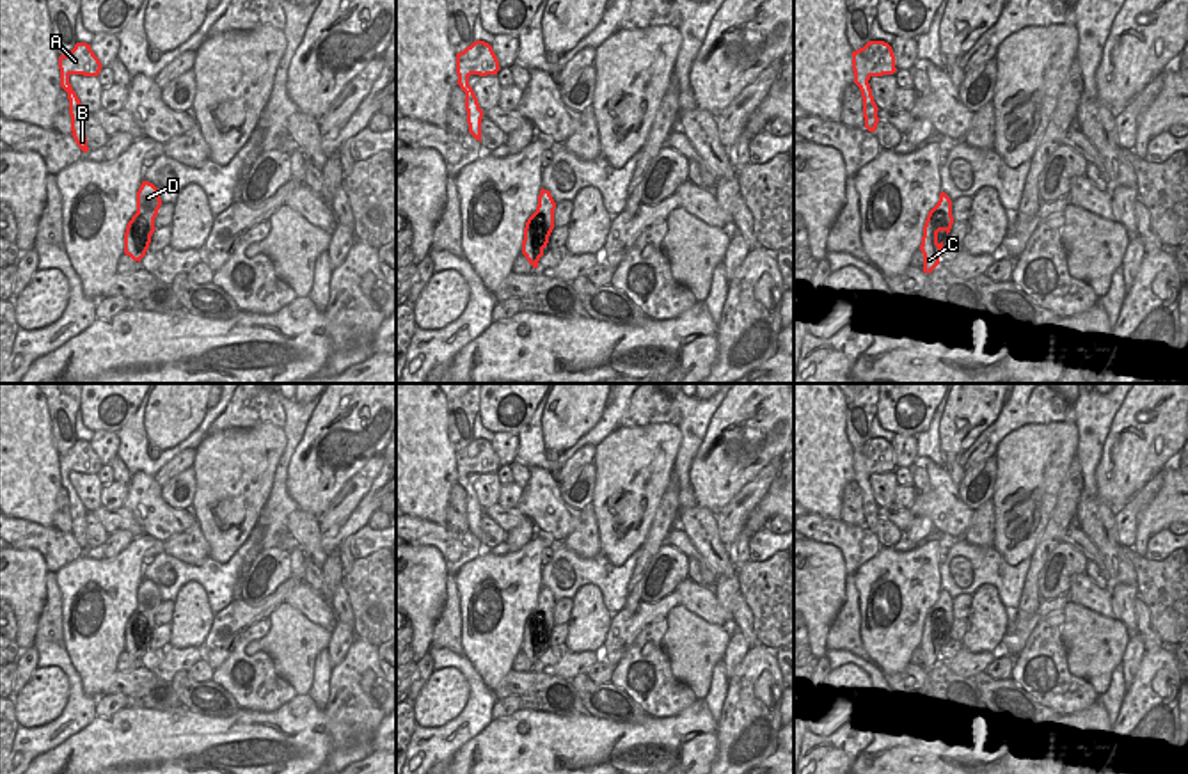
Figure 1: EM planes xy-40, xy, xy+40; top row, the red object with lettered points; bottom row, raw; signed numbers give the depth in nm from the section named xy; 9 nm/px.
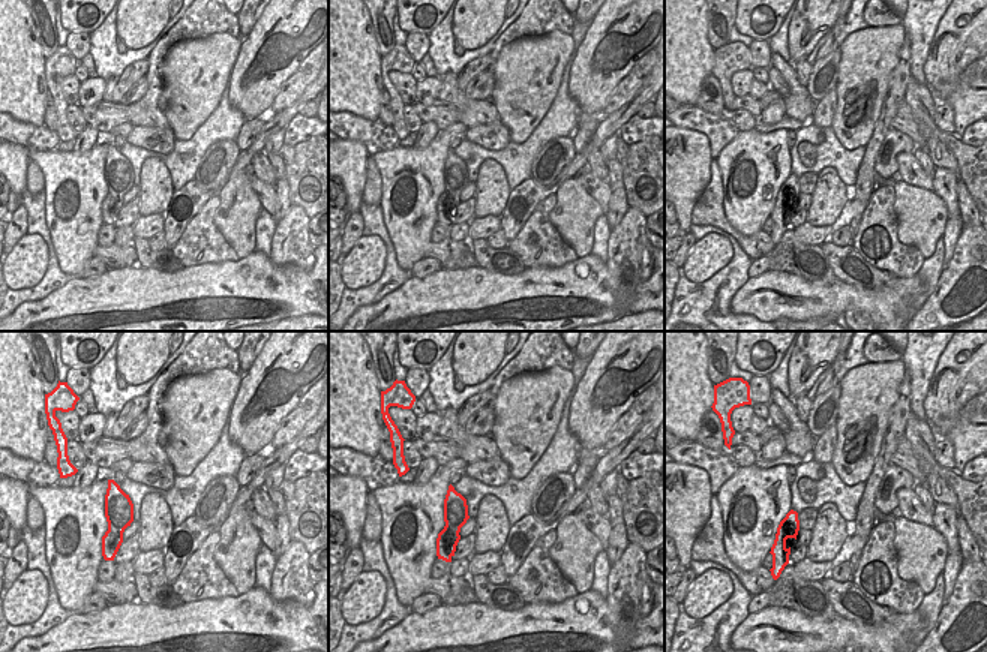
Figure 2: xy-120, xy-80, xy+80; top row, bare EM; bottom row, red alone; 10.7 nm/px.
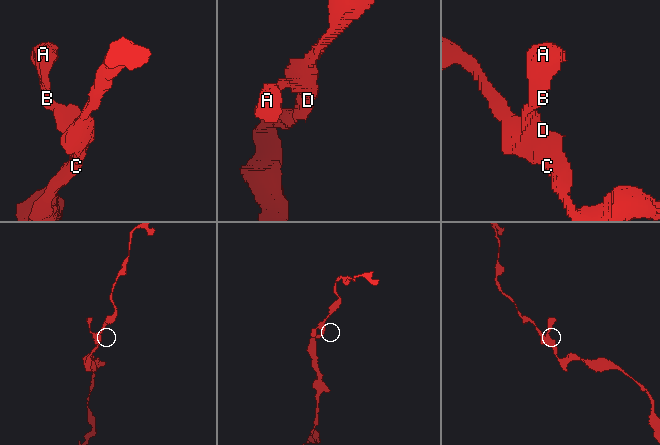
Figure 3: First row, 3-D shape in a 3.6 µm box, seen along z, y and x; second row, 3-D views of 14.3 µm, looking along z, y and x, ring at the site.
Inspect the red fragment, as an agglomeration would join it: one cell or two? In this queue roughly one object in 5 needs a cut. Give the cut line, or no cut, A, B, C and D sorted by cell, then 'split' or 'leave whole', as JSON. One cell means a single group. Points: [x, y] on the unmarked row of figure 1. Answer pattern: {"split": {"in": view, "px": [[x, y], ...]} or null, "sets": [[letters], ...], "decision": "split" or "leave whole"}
{"split": null, "sets": [["A", "B", "C", "D"]], "decision": "leave whole"}

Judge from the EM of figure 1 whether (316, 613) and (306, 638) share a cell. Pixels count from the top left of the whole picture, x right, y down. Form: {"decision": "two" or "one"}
{"decision": "two"}

